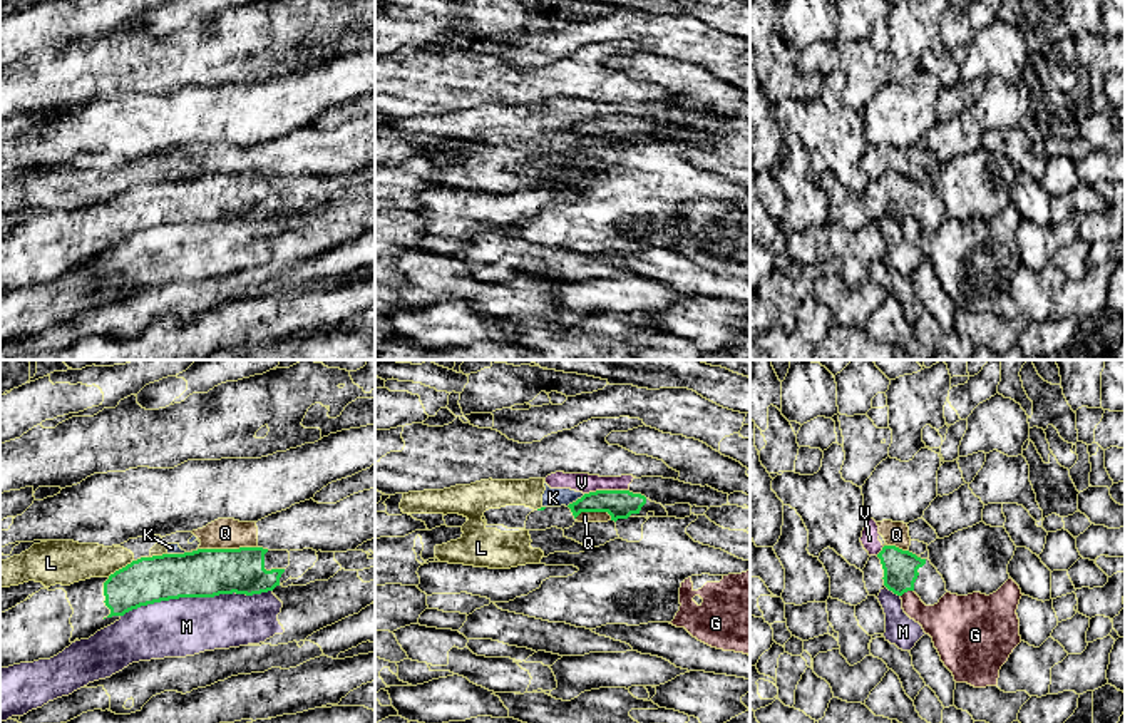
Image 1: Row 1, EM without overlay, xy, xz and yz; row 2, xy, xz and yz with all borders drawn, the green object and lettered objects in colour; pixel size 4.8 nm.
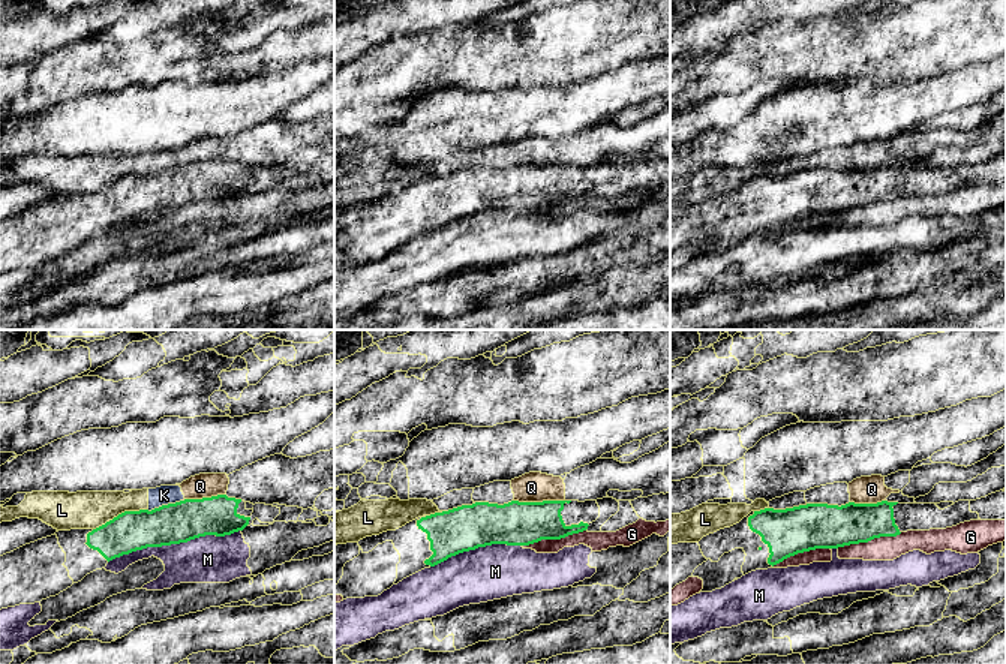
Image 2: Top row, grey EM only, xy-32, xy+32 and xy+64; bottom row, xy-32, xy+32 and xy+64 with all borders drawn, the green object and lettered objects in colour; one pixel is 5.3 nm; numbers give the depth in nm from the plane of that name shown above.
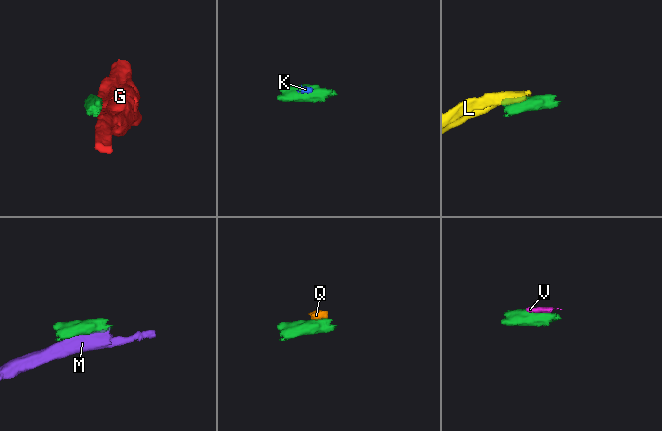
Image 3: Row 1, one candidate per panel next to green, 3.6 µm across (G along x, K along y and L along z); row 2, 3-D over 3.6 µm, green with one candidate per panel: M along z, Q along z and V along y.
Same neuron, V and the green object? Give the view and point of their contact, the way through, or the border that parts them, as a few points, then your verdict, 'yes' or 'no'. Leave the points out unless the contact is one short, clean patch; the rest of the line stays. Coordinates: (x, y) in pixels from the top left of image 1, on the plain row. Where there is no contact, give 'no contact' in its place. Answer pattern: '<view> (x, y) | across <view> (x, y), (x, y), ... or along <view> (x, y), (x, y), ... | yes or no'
xz (605, 116) | along xz (626, 114), (596, 114), (585, 119) | no

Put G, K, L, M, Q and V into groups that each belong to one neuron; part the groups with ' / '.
G / K L Q V / M

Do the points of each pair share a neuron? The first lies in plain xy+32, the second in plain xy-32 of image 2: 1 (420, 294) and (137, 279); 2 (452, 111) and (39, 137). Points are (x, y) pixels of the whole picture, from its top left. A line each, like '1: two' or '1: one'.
1: one
2: one

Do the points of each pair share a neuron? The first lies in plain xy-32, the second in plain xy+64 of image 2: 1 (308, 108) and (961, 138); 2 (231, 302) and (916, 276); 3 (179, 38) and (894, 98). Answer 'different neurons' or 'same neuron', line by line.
1: different neurons
2: different neurons
3: different neurons

